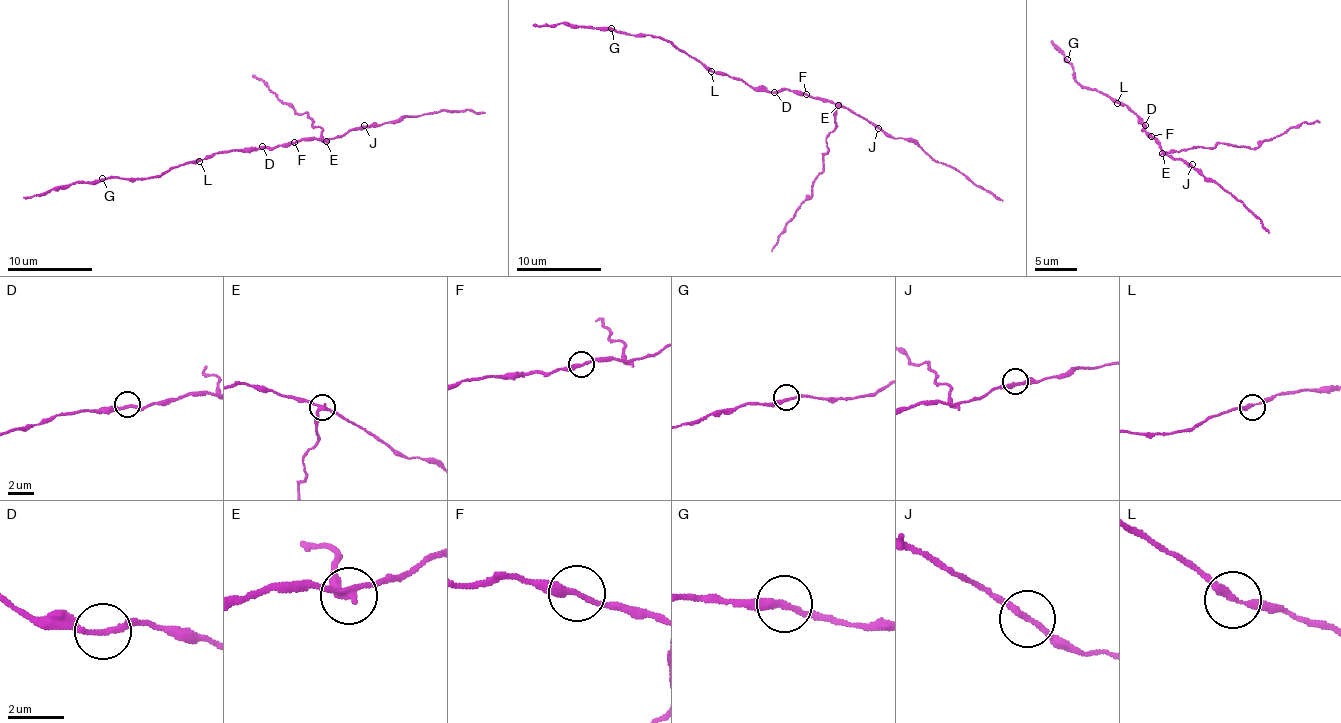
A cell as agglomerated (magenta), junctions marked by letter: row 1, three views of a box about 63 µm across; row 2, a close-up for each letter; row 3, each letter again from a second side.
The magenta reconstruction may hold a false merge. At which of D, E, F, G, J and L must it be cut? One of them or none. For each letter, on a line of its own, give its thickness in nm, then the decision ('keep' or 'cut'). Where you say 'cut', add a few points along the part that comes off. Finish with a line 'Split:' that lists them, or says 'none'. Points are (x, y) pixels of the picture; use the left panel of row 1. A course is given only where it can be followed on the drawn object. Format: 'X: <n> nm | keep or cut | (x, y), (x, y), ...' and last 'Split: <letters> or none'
D: 200 nm | keep
E: 190 nm | cut | (325, 141), (322, 128), (311, 125), (312, 119), (307, 111), (296, 113), (262, 79), (253, 77)
F: 240 nm | keep
G: 240 nm | keep
J: 220 nm | keep
L: 240 nm | keep
Split: E

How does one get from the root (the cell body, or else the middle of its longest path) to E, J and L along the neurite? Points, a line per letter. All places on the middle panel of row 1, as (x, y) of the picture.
E: (774, 92), (783, 90), (802, 91), (814, 98), (831, 100), (838, 105)
J: (774, 92), (789, 89), (831, 100), (867, 118), (878, 128)
L: (774, 92), (755, 91), (740, 81), (711, 71)

